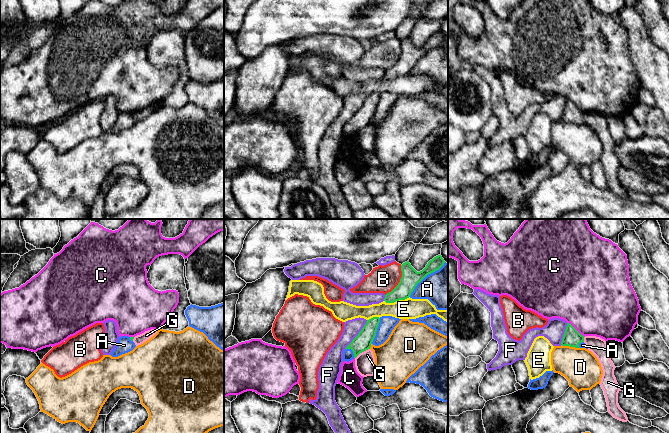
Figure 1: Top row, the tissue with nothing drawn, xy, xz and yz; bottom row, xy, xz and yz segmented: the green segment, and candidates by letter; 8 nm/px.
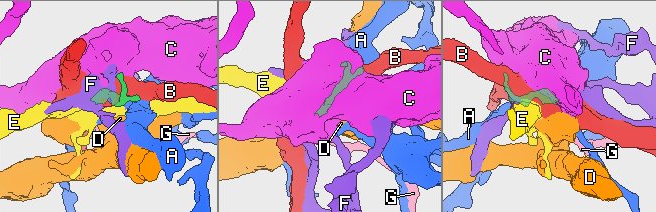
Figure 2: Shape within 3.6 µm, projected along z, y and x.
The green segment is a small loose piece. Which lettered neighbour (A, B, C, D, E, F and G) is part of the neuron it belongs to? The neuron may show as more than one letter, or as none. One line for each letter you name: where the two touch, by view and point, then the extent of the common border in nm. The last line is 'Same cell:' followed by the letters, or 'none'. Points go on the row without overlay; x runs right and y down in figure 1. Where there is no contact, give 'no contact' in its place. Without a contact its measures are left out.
A: xz (425, 52) | 400 nm
Same cell: A

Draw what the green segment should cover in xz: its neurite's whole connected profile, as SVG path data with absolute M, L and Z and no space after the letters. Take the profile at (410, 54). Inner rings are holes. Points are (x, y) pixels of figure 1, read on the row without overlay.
M441 31L434 33L428 38L426 43L417 48L409 37L401 41L402 53L398 61L385 71L386 79L394 79L407 74L428 75L437 86L448 86L448 39Z

